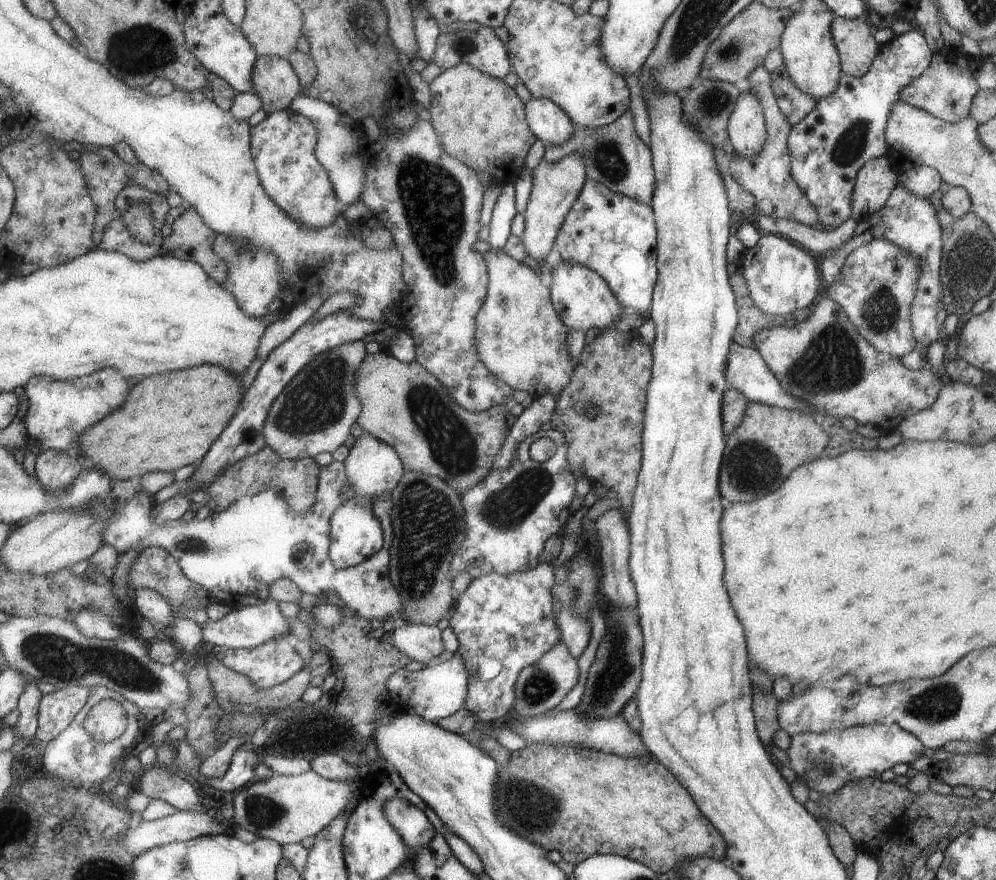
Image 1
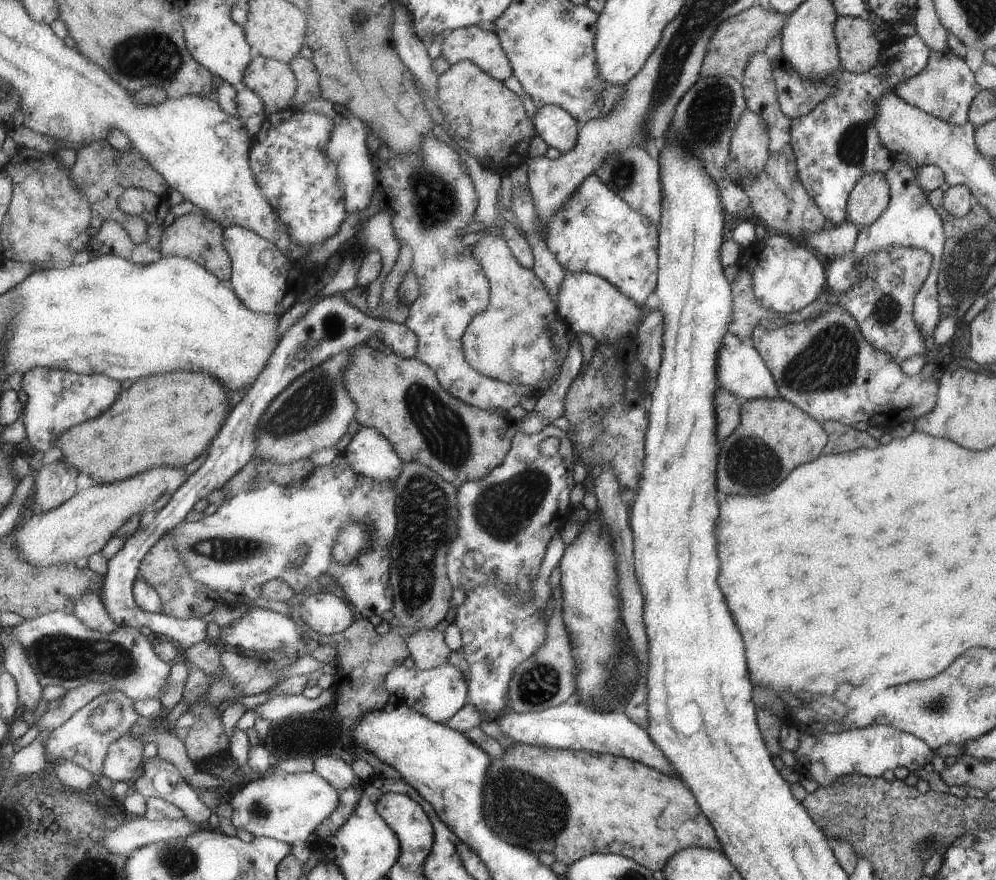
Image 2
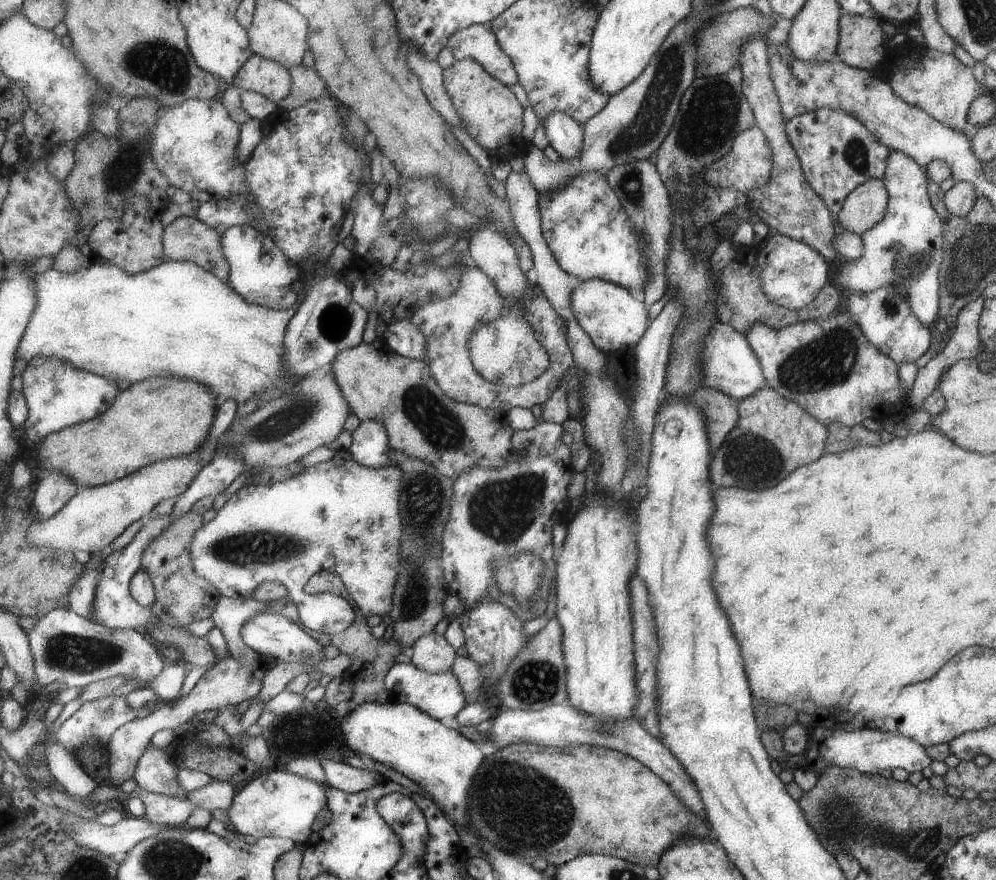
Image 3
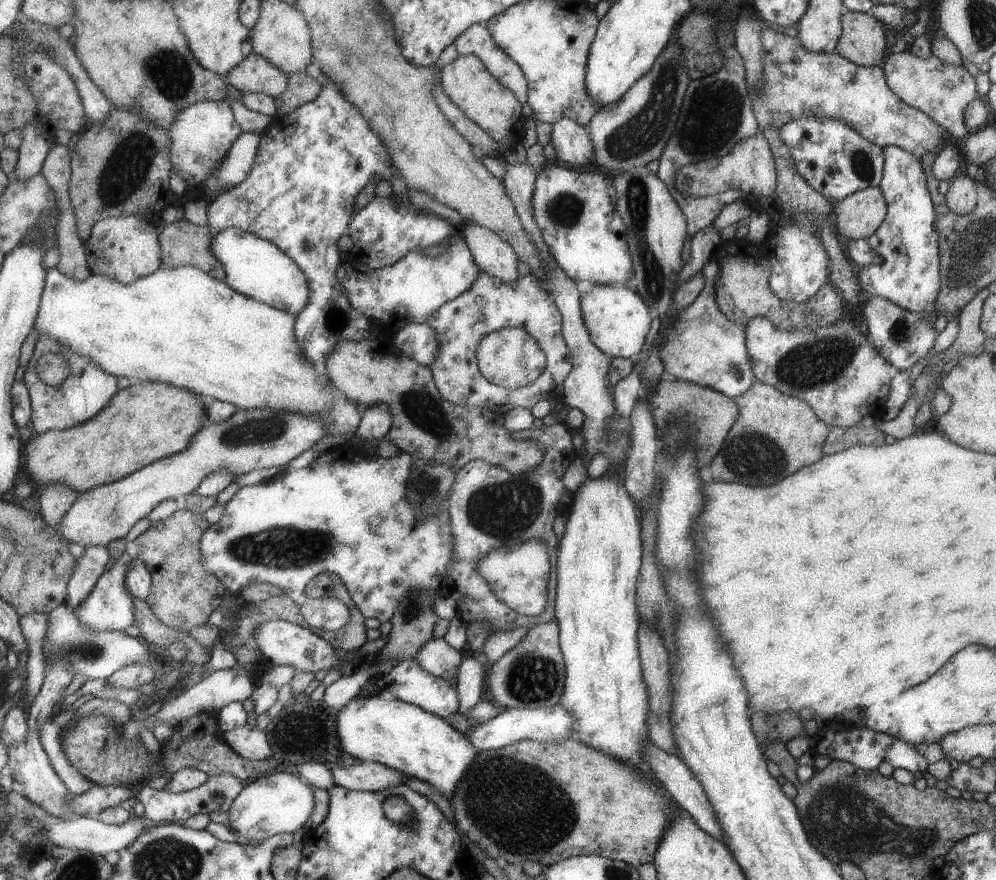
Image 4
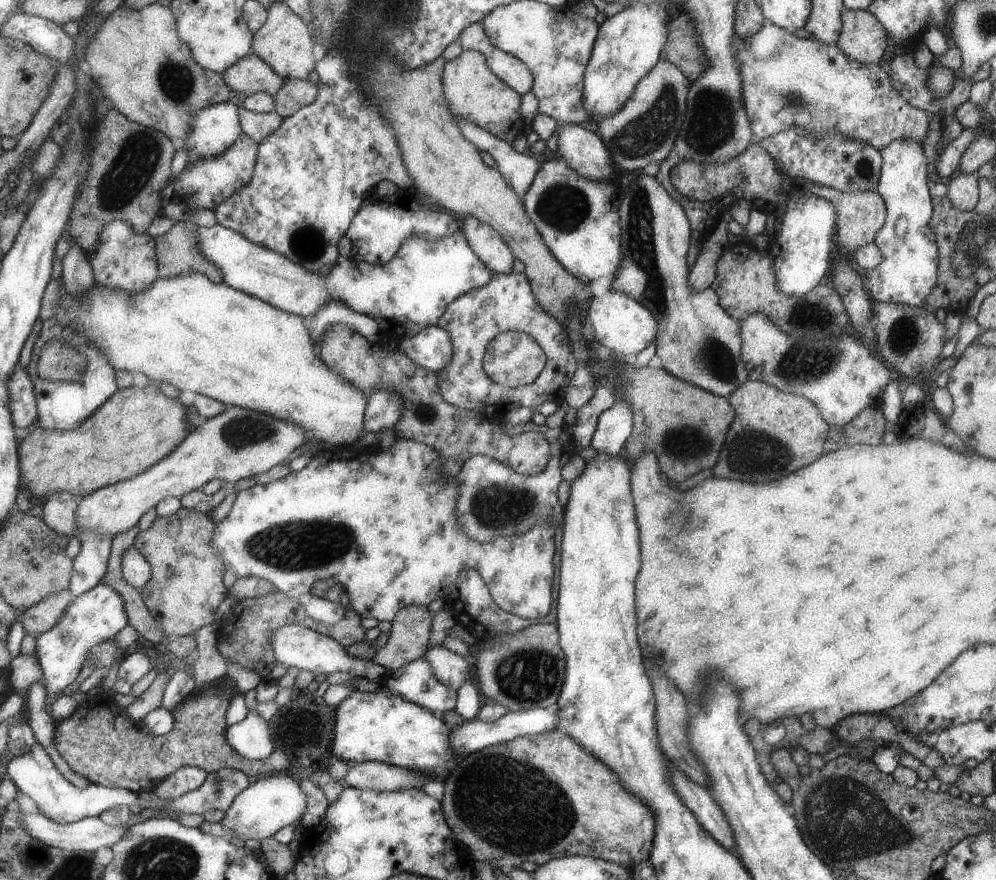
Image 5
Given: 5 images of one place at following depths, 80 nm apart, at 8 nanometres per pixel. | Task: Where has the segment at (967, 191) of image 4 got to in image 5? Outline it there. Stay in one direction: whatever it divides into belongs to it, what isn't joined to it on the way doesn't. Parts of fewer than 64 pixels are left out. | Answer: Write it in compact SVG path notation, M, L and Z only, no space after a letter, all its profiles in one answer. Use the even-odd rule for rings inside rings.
M956 172L945 181L946 195L958 211L973 210L978 201L978 177L974 173Z

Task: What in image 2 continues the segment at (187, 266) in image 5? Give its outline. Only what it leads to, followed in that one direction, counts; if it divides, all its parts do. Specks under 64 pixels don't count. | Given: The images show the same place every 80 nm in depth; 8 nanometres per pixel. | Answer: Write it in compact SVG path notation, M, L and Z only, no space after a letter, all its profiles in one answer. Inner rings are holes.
M179 215L174 221L164 227L160 239L160 252L165 257L185 257L196 261L218 279L227 281L230 277L230 258L227 251L222 247L221 237L223 228L219 223L206 219L201 215Z

